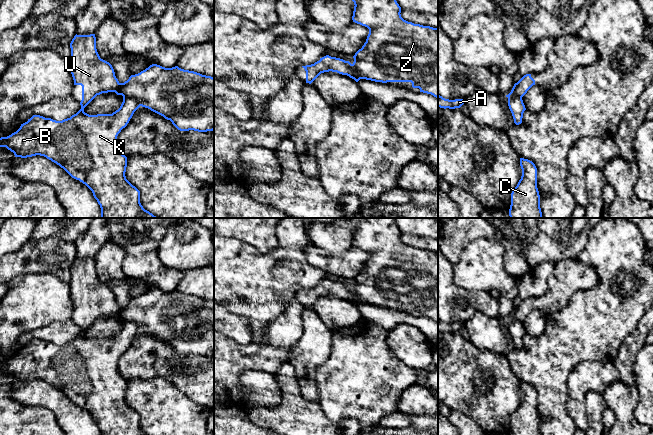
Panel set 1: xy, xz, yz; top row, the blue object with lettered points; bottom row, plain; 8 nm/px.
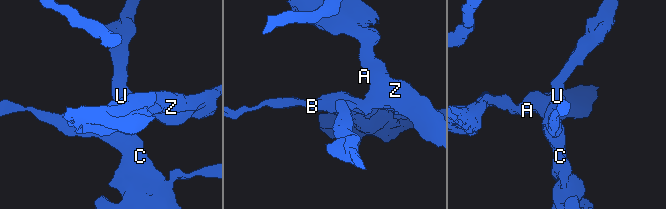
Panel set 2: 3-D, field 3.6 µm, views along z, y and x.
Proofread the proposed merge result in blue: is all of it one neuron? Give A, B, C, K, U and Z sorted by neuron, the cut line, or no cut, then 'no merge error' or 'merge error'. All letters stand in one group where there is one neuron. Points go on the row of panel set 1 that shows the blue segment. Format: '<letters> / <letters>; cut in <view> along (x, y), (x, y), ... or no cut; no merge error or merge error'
A Z / B C K U; cut in xy along (119, 83), (121, 93), (125, 96), (133, 97), (141, 105); merge error

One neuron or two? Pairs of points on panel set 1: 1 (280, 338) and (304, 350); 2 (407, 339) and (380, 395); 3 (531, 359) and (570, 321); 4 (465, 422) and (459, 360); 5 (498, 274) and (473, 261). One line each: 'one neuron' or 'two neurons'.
1: two neurons
2: two neurons
3: one neuron
4: two neurons
5: one neuron

